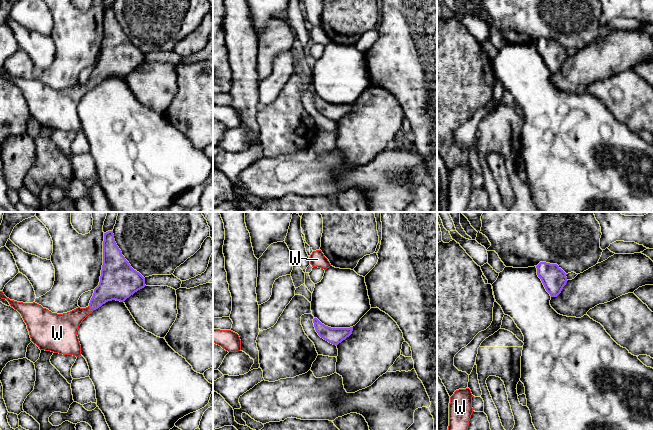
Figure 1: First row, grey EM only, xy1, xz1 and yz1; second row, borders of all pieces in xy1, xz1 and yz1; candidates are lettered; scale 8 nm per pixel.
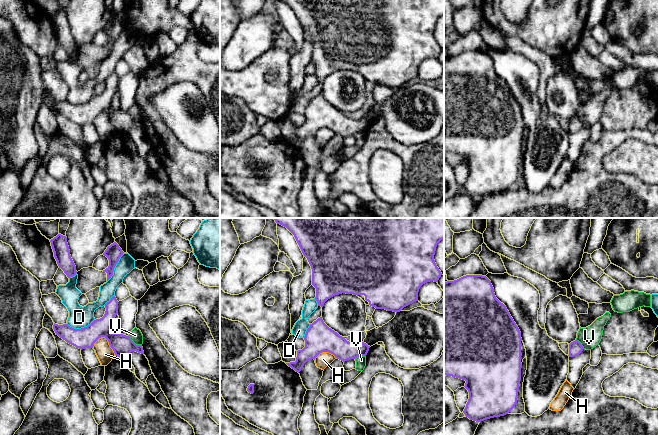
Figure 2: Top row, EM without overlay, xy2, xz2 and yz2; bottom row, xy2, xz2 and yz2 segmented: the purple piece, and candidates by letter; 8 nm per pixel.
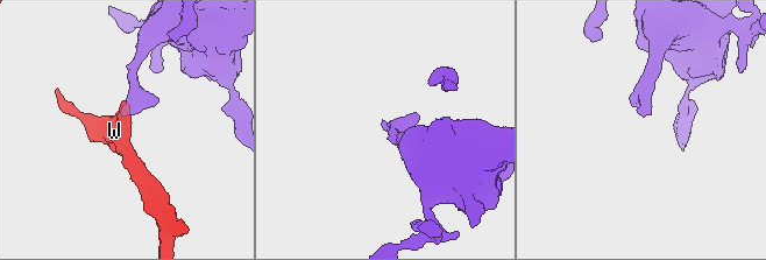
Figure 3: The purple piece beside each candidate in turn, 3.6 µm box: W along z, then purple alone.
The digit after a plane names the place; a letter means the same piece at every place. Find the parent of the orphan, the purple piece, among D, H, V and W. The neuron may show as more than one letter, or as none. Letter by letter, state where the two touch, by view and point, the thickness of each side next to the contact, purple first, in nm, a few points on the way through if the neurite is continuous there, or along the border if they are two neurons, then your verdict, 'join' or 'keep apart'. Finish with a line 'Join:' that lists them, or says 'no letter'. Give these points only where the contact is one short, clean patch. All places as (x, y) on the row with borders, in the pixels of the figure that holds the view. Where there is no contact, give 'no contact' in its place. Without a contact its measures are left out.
D: contact xy2 (114, 267); calibres 130 and 140 nm; keep apart
H: contact xy2 (107, 339); calibres 170 and 140 nm; keep apart
V: contact xy2 (133, 342); calibres 170 and 100 nm; border xy2 (128, 335), (136, 344), (141, 345); keep apart
W: contact xy1 (91, 308); calibres 220 and 200 nm; way xy1 (113, 286), (91, 308), (77, 315), (66, 325); join
Join: W

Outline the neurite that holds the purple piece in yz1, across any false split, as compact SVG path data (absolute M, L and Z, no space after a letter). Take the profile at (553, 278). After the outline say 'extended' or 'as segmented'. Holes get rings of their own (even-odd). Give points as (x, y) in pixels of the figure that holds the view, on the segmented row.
M540 262L536 268L546 291L551 297L557 297L568 281L567 274L557 264Z; as segmented

